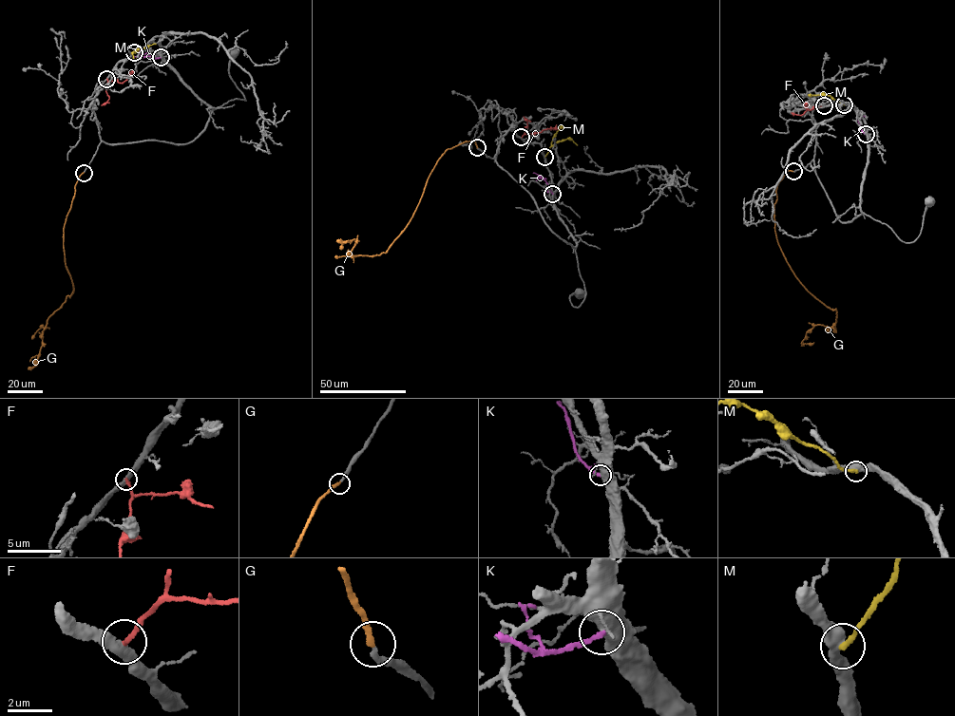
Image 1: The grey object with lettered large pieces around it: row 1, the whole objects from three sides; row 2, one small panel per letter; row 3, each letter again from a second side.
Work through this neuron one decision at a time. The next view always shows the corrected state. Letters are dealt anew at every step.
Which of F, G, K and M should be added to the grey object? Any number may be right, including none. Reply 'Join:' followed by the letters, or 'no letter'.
Join: G

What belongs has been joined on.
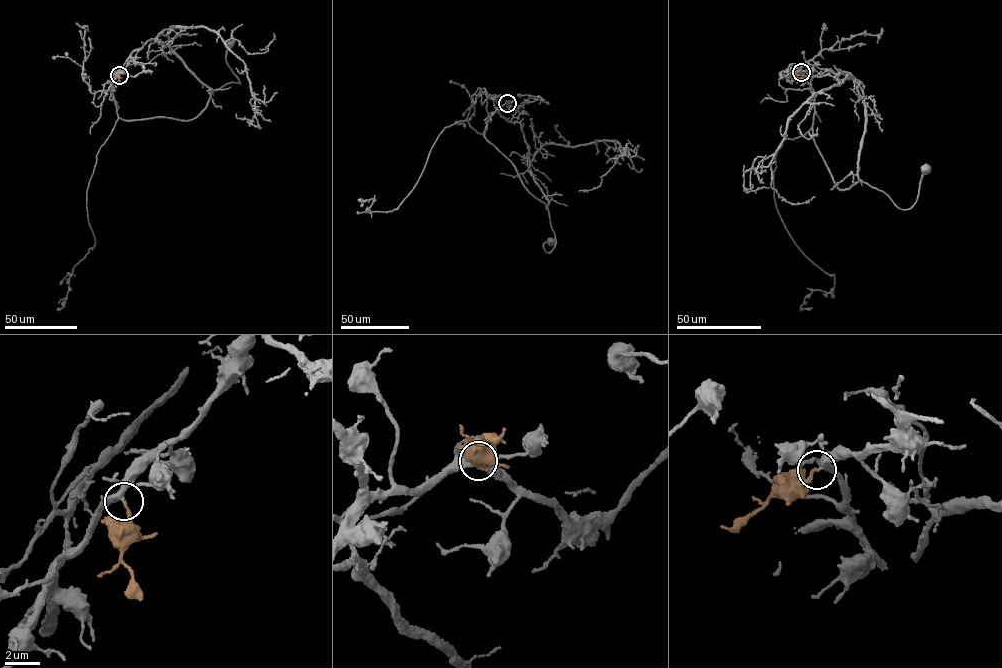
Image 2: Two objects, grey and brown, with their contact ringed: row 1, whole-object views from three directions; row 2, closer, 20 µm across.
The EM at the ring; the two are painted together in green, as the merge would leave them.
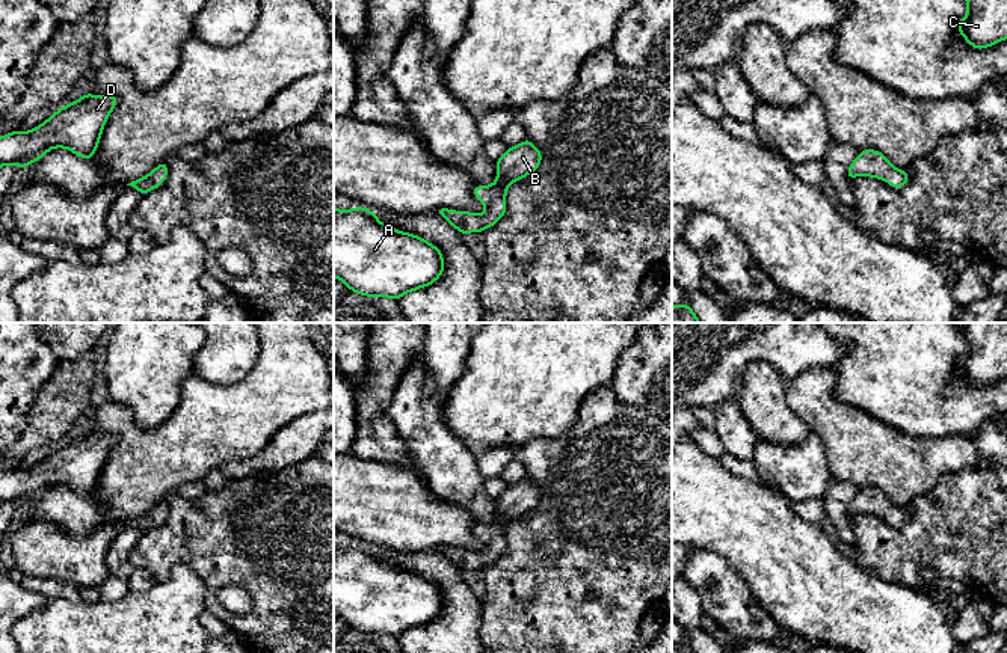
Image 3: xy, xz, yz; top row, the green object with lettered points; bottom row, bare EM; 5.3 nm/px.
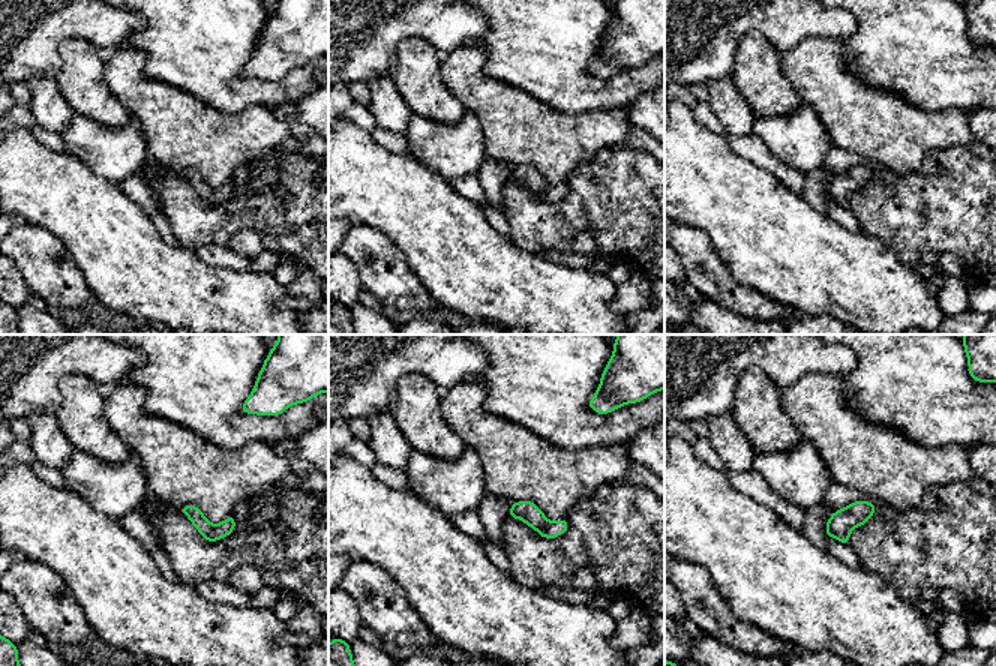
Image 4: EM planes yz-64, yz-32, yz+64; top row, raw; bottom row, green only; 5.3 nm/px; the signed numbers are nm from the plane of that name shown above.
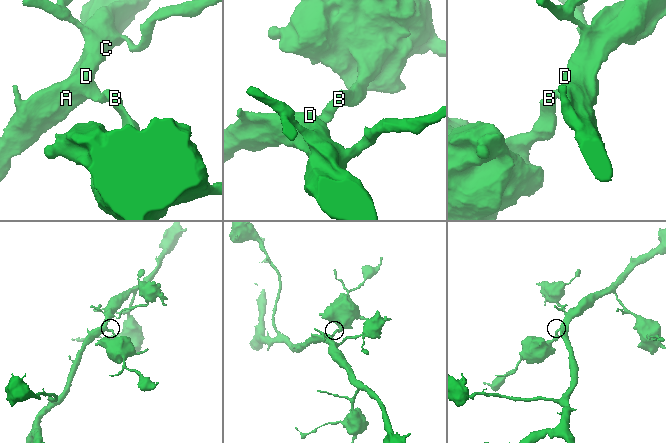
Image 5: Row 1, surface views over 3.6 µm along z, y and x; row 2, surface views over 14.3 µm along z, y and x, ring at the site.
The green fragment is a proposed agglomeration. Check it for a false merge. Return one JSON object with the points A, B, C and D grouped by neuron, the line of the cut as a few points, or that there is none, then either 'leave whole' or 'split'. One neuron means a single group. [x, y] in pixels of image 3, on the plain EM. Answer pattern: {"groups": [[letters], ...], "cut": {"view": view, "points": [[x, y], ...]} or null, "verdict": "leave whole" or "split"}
{"groups": [["A", "B", "C", "D"]], "cut": null, "verdict": "leave whole"}

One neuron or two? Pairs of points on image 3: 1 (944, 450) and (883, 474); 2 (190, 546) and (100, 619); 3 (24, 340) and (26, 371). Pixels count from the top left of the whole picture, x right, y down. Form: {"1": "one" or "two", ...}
{"1": "one", "2": "two", "3": "one"}

